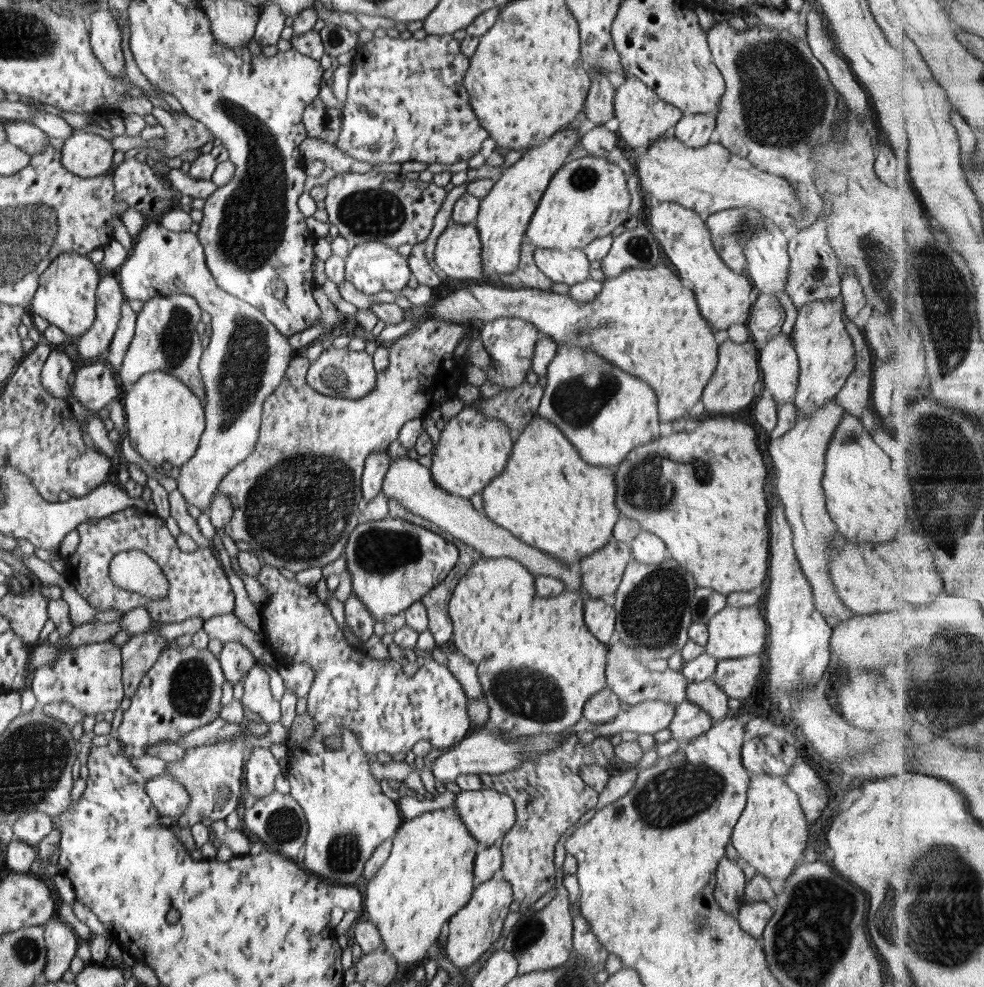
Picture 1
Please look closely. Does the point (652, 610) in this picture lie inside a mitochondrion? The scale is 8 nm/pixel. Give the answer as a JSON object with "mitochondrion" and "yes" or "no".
{"mitochondrion":"yes"}

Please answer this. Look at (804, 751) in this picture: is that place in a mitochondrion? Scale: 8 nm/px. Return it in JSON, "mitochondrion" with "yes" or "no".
{"mitochondrion":"no"}

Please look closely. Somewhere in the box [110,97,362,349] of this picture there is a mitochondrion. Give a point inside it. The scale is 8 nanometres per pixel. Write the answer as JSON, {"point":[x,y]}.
{"point":[328,117]}

